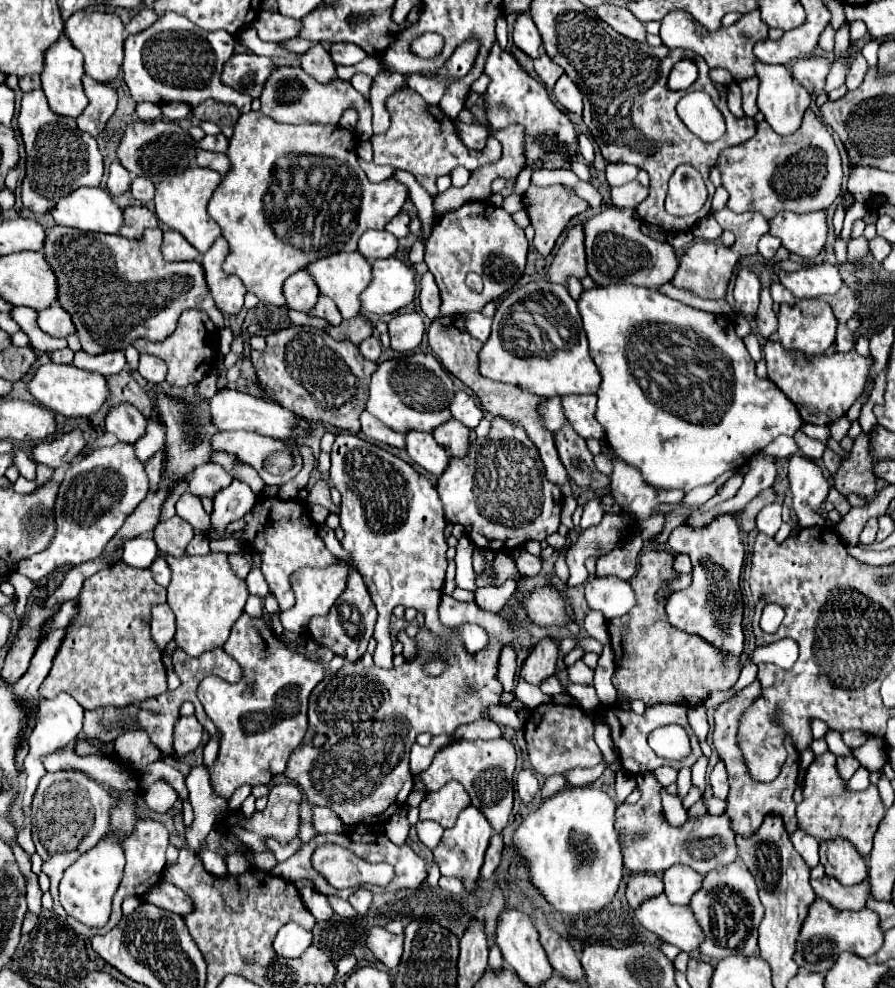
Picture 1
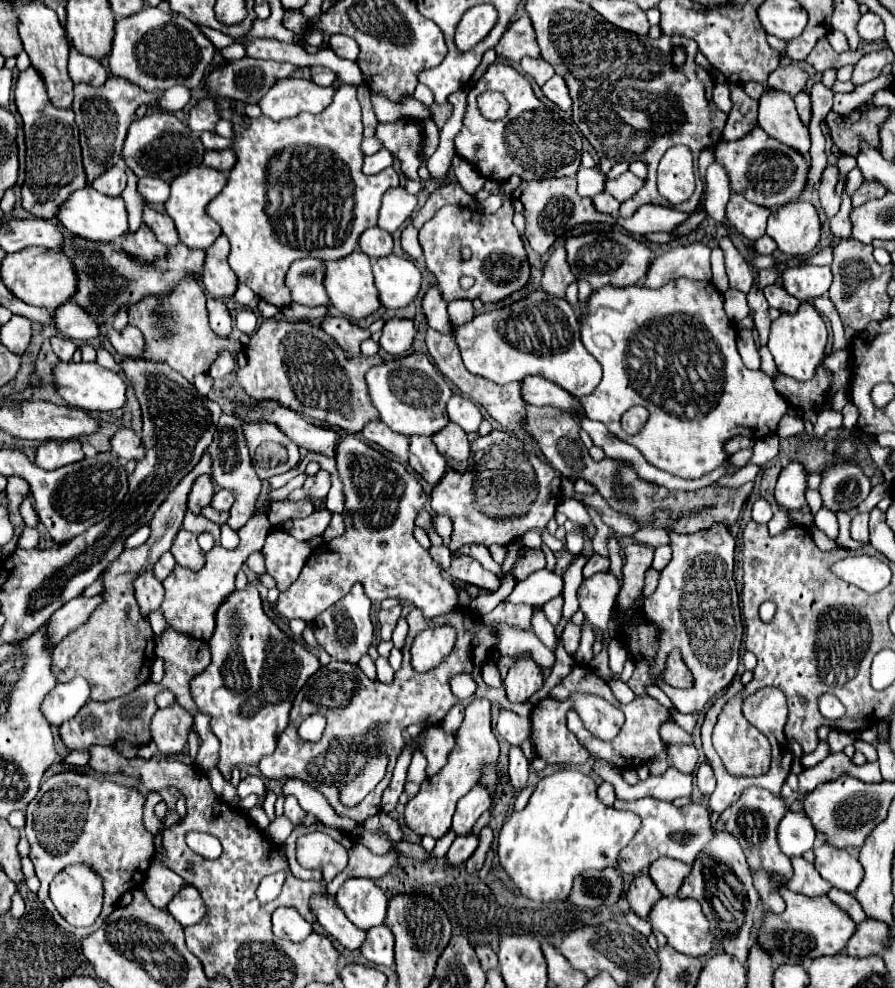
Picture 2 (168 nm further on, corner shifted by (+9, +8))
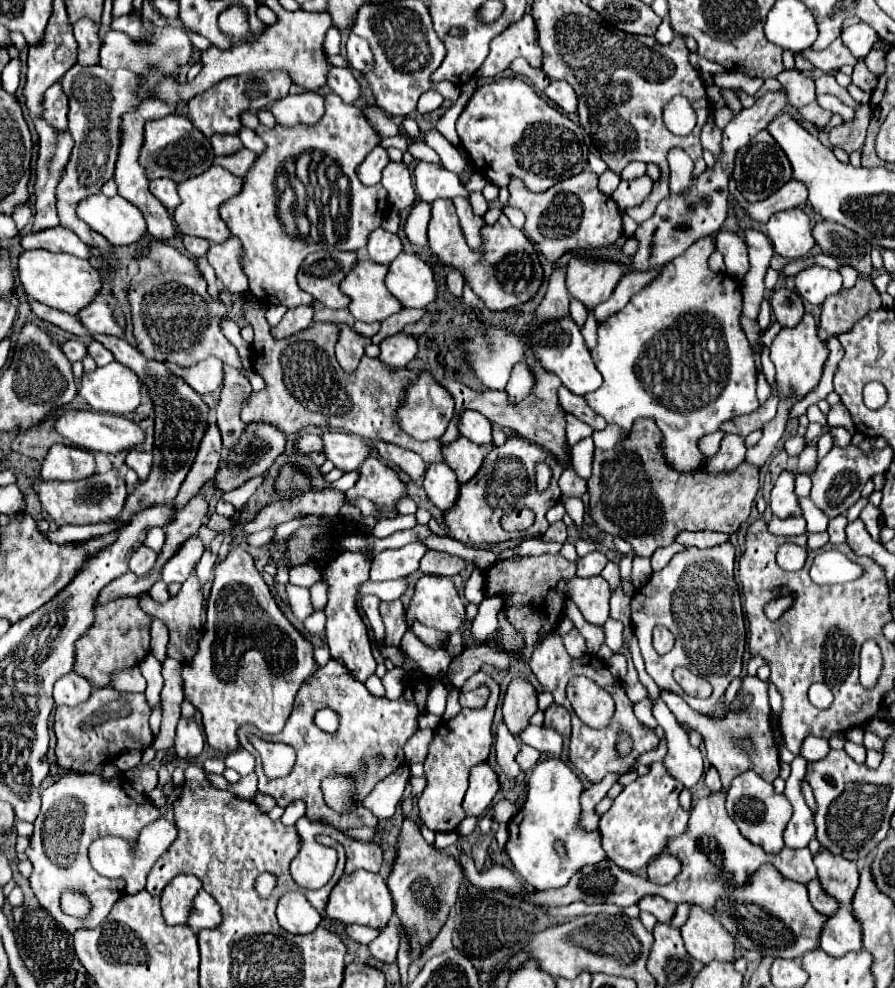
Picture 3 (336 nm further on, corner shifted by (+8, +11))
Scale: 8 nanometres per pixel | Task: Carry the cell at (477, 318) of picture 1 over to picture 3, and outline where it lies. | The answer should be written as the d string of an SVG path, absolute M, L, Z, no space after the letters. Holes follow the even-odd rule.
M448 270L448 276L446 276L446 282L448 282L448 288L450 292L456 296L456 298L462 298L462 288L464 288L464 280L460 276L458 270Z

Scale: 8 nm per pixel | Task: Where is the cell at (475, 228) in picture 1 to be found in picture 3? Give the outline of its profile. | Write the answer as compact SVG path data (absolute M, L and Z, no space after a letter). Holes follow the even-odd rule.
M434 200L432 202L432 218L428 224L428 242L432 254L454 270L460 270L464 282L478 294L486 308L490 310L506 310L518 308L528 302L542 284L542 268L538 264L538 254L532 242L522 234L522 230L514 228L506 214L498 218L496 224L484 224L480 230L482 244L478 250L472 250L465 241L463 230L460 226L456 208L452 200Z

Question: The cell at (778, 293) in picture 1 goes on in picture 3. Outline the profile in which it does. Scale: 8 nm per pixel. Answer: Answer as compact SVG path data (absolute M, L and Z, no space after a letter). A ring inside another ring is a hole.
M788 288L774 290L770 296L770 304L772 304L772 314L780 322L780 326L792 328L804 316L802 298L794 290L788 290Z

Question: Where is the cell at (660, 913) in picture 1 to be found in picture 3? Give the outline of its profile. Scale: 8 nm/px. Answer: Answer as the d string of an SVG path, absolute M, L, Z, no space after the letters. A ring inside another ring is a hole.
M692 906L688 920L680 928L680 932L688 954L702 964L708 964L712 960L734 960L734 938L708 910Z

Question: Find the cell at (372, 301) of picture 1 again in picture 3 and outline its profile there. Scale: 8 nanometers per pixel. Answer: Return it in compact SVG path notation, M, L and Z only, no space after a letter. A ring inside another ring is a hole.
M400 252L388 266L386 288L404 308L426 308L436 298L432 268L416 254Z

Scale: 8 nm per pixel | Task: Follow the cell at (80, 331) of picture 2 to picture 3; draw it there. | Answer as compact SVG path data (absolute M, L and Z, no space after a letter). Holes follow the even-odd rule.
M96 297L82 312L78 312L78 320L90 334L108 334L122 338L122 328L112 318L110 306Z

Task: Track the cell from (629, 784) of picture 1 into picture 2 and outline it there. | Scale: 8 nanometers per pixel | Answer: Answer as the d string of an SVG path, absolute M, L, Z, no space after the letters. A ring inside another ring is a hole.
M599 783L599 787L597 787L597 797L609 807L609 805L613 805L613 801L615 801L615 791L613 791L613 785L611 783Z

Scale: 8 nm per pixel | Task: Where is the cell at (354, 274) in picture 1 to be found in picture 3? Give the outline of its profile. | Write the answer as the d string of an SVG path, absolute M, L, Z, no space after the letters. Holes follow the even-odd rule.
M358 260L340 282L340 290L350 298L350 312L362 322L382 322L398 312L402 304L384 286L386 266L372 260Z

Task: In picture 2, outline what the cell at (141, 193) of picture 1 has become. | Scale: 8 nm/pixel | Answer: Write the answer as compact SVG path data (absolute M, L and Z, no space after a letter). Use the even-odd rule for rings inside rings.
M143 177L137 183L139 193L149 201L149 203L165 203L169 199L169 183L157 177Z

